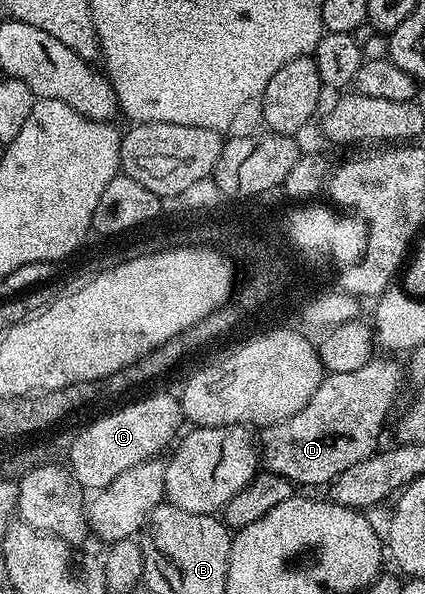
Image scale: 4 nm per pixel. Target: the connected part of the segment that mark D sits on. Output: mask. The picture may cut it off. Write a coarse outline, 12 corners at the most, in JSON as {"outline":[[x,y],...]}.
{"outline":[[396,359],[330,372],[259,432],[295,486],[328,486],[378,451],[401,392]]}

